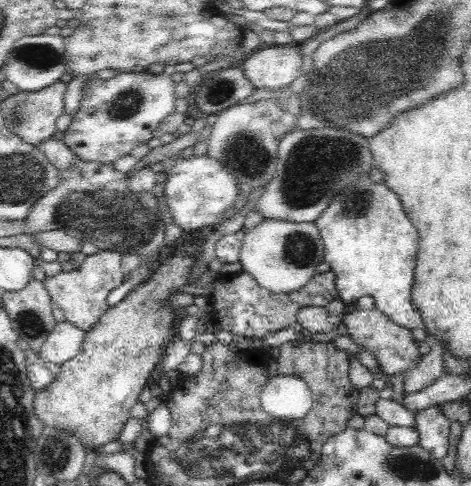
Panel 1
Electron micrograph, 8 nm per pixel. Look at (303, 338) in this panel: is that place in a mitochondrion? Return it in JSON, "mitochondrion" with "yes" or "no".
{"mitochondrion":"no"}

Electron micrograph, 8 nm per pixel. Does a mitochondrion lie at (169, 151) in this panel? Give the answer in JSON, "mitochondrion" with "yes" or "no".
{"mitochondrion":"no"}

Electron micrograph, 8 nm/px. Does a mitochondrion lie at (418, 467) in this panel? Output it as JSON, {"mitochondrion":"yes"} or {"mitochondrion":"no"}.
{"mitochondrion":"yes"}

